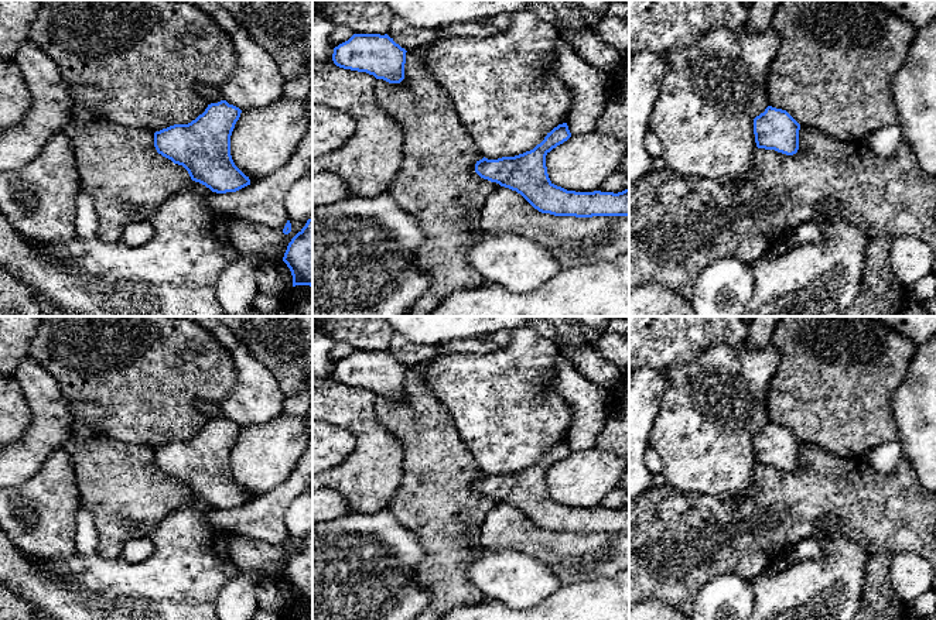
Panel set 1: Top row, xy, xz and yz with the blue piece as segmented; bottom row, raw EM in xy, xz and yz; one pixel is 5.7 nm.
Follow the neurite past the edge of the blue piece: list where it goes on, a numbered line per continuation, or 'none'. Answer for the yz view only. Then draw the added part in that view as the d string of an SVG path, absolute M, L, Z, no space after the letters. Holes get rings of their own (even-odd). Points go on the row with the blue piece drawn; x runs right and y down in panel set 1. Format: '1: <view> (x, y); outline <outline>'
none

